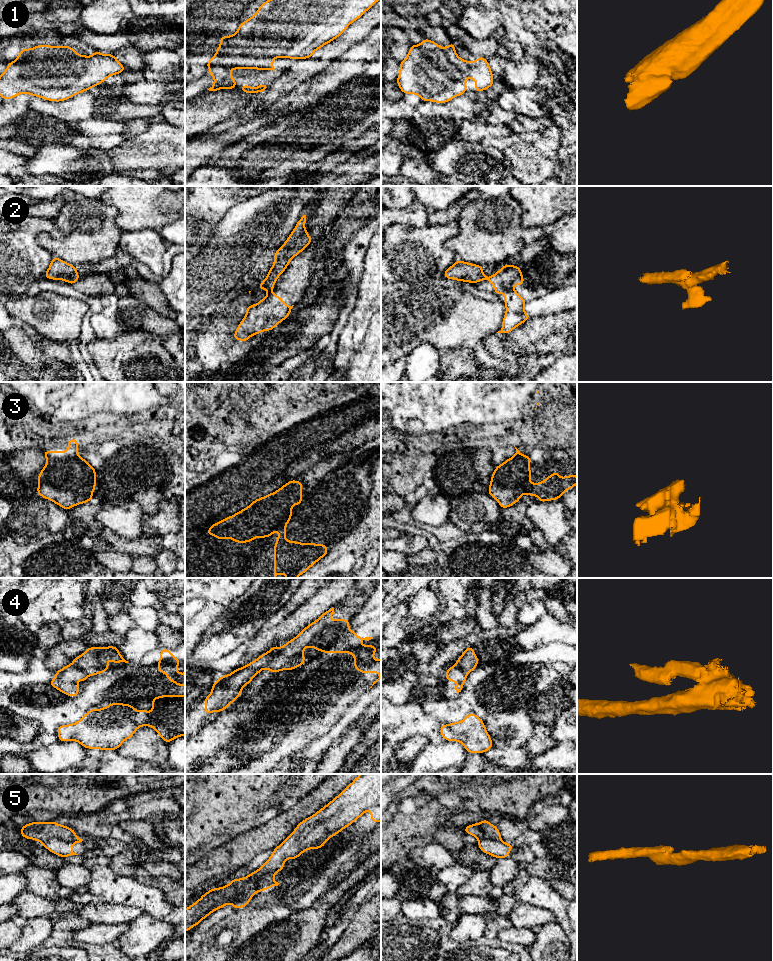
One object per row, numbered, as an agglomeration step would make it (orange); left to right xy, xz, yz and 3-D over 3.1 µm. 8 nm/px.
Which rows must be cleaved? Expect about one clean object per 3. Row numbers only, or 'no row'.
2, 4, 5

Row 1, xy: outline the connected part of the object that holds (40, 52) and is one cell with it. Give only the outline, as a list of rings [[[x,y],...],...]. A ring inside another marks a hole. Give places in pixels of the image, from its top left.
[[[37,45],[31,49],[23,48],[16,60],[8,63],[6,70],[0,75],[0,96],[6,100],[27,93],[60,102],[88,91],[124,70],[124,65],[112,54],[102,54],[94,50],[93,55],[85,56],[78,54],[70,46]]]

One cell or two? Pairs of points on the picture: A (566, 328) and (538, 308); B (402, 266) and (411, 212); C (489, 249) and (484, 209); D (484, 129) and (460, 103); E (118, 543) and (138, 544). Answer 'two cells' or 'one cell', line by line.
A: two cells
B: two cells
C: one cell
D: two cells
E: one cell

